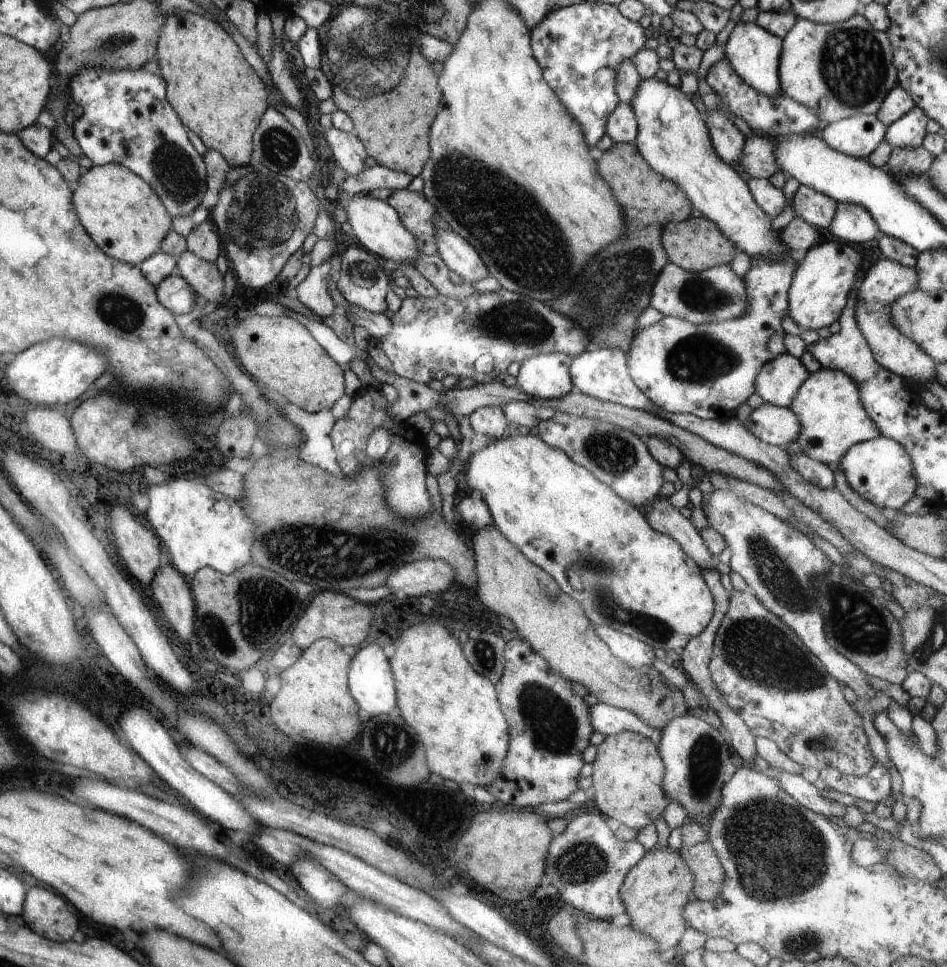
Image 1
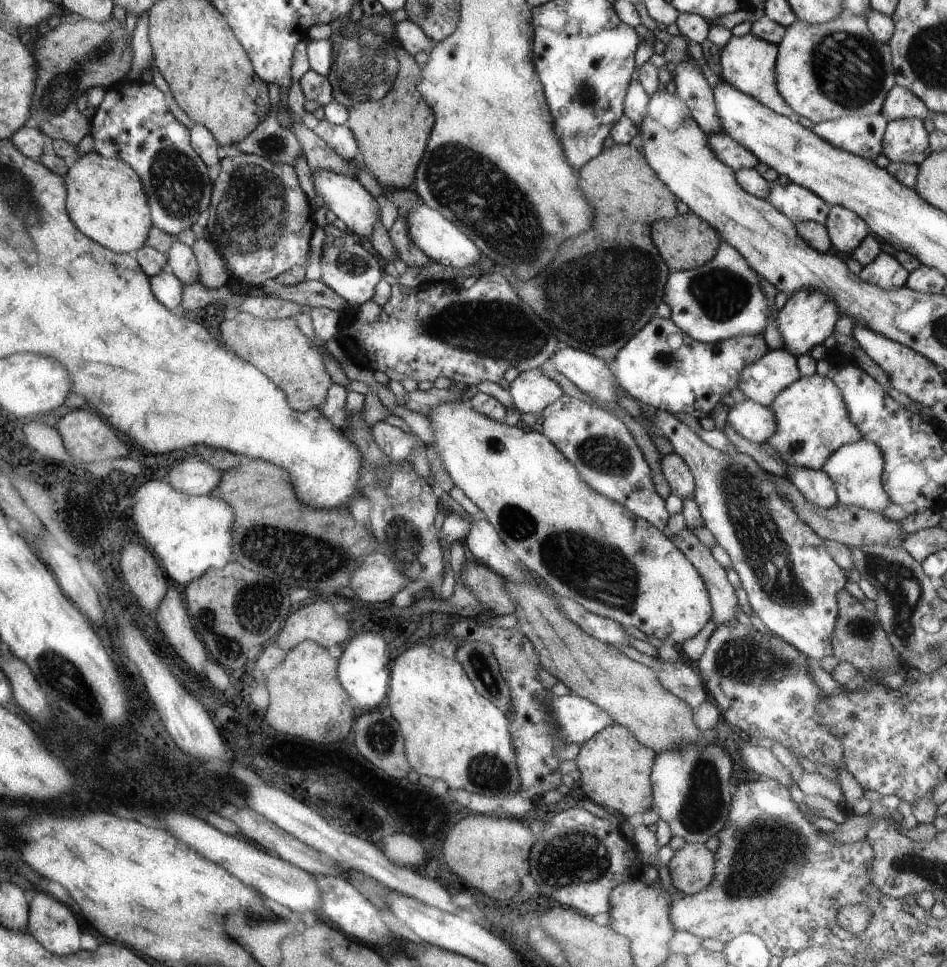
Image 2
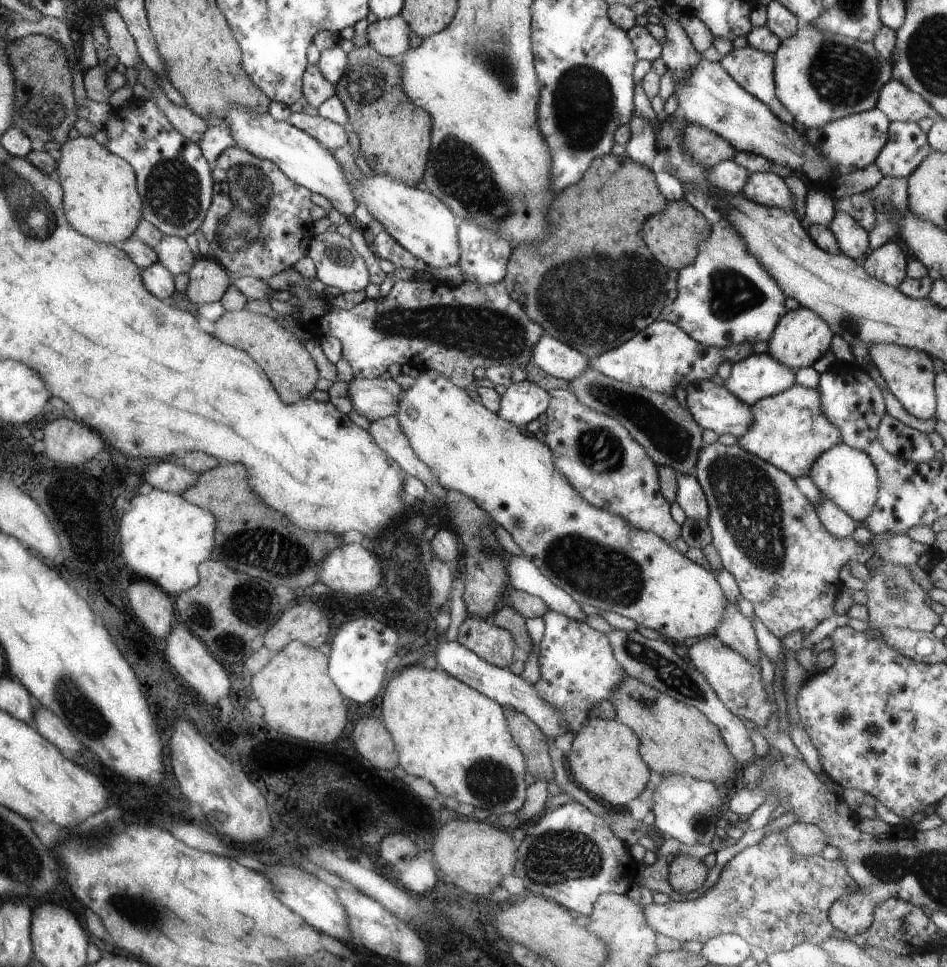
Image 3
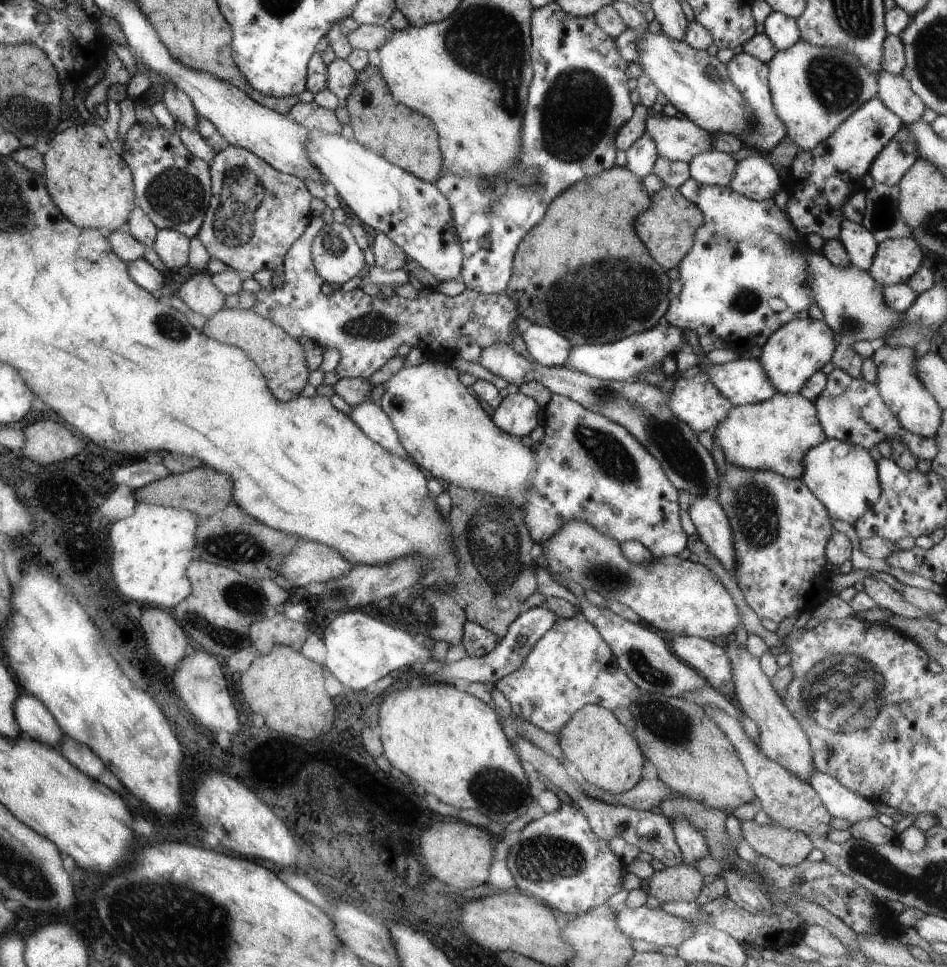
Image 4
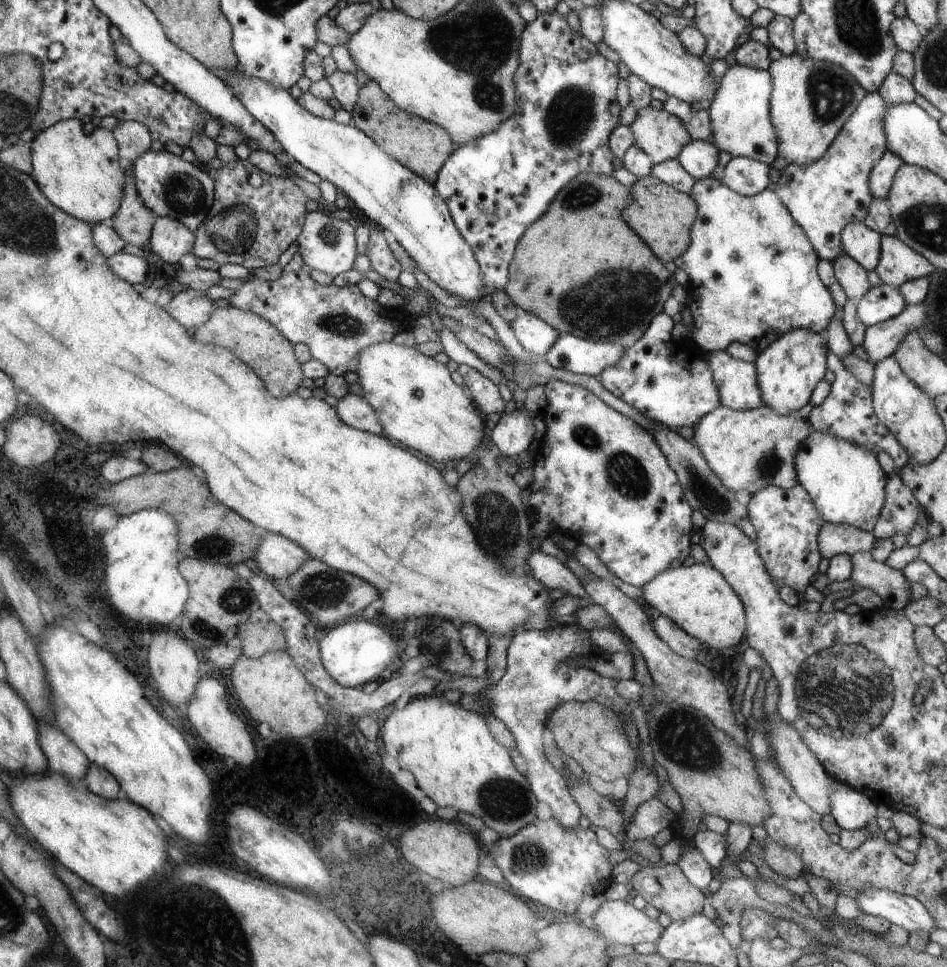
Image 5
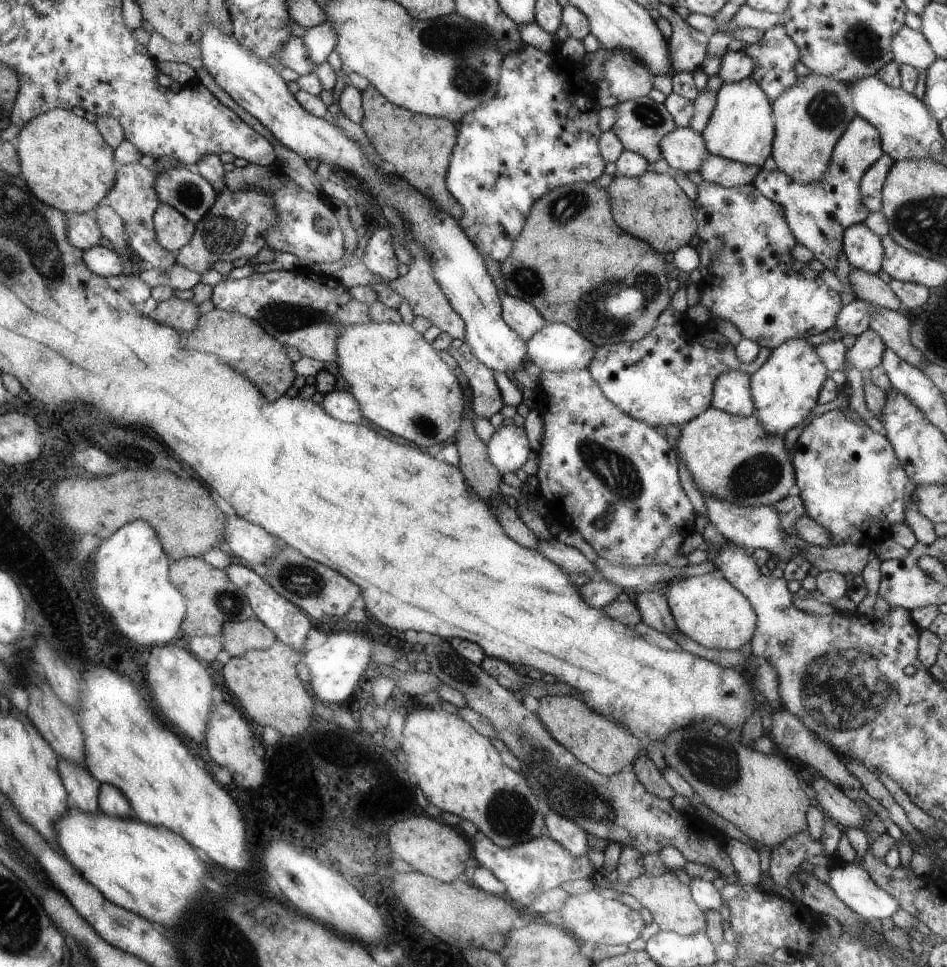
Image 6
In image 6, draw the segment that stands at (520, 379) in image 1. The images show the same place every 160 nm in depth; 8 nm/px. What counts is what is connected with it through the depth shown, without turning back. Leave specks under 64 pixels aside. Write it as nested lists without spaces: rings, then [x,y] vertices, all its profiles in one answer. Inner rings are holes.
[[[507,421],[503,426],[496,428],[487,443],[487,451],[491,463],[502,474],[520,474],[531,448],[524,427]]]

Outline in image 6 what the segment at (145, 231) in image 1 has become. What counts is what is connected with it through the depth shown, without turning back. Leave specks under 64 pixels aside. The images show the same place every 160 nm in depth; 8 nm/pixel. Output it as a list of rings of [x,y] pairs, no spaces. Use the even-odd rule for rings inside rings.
[[[52,109],[43,115],[38,115],[30,123],[25,124],[14,140],[20,159],[21,174],[27,181],[28,189],[43,201],[60,209],[68,216],[82,213],[94,214],[95,208],[102,204],[108,192],[115,186],[116,168],[112,158],[112,148],[104,144],[94,123],[86,118],[80,118],[80,112],[66,109]]]

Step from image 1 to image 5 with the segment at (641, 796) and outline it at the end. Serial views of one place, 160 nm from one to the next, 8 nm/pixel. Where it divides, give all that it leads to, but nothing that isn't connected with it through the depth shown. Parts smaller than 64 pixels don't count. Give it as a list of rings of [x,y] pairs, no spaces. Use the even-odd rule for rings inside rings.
[[[594,701],[560,703],[548,717],[546,728],[554,734],[558,750],[576,760],[582,770],[593,781],[606,780],[612,782],[616,778],[626,778],[628,780],[633,777],[633,772],[637,769],[637,752],[625,733],[621,718],[609,708],[603,707]]]

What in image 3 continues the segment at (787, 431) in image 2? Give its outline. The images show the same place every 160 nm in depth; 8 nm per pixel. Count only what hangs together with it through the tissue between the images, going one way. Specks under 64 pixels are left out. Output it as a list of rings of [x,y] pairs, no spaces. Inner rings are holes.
[[[795,384],[784,392],[761,398],[751,406],[751,411],[753,414],[752,424],[746,433],[738,437],[738,445],[745,448],[751,455],[777,466],[791,477],[809,476],[814,461],[829,448],[843,442],[838,428],[825,417],[821,405],[820,388],[808,388]]]

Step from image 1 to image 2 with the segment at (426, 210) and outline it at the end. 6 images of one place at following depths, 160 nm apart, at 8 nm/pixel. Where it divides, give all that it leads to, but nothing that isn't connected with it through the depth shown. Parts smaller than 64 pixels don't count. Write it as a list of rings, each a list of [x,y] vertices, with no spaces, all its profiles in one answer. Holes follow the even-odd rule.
[[[398,208],[399,217],[396,218],[390,232],[390,238],[397,250],[397,257],[400,257],[407,266],[424,266],[430,262],[426,253],[416,246],[410,238],[407,216]]]

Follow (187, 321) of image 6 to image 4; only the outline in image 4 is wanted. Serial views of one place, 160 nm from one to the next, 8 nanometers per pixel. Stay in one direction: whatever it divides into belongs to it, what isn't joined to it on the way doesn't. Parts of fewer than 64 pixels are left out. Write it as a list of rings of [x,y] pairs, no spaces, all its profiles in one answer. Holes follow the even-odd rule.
[[[198,271],[186,280],[177,296],[197,314],[210,318],[225,308],[225,295],[212,284],[210,272]]]

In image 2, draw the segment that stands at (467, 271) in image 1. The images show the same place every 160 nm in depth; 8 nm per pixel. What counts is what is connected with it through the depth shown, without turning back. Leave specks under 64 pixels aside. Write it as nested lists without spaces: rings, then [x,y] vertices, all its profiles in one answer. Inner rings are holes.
[[[426,203],[420,207],[406,211],[402,208],[402,213],[407,216],[410,238],[428,256],[429,260],[436,260],[444,266],[452,268],[464,268],[464,266],[474,266],[481,260],[481,252],[478,245],[464,231],[460,230],[452,221],[449,221],[441,212],[430,208]]]

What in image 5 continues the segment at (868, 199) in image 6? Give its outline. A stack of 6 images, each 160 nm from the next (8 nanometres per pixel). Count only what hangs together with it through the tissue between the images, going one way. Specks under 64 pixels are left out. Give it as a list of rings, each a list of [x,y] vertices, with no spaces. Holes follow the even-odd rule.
[[[888,150],[876,161],[869,174],[869,187],[873,197],[884,199],[888,196],[896,172],[905,162]]]

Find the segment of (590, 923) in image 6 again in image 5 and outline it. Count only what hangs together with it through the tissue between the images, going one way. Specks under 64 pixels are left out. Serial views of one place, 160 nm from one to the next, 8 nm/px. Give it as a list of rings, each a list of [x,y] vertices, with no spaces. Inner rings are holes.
[[[627,900],[606,901],[592,918],[593,930],[612,944],[656,943],[665,929]]]

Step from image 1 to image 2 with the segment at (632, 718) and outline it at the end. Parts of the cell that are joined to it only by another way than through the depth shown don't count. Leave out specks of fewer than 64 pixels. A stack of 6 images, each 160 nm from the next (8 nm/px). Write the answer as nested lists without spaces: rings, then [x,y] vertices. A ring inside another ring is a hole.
[[[578,695],[552,696],[548,701],[553,708],[553,717],[559,724],[561,739],[582,745],[596,733],[616,724],[597,704]]]

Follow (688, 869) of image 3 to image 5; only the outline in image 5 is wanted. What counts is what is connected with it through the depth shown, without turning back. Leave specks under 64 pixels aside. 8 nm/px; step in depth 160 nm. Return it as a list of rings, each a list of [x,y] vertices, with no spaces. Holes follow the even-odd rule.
[[[677,864],[656,865],[656,867],[642,867],[632,876],[628,883],[634,895],[640,894],[650,904],[670,916],[672,921],[683,921],[703,910],[706,896],[684,876]]]

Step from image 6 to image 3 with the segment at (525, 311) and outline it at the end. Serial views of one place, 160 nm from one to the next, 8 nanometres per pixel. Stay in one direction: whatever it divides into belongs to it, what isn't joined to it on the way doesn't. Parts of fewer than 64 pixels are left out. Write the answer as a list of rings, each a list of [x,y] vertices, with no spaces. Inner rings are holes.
[[[544,332],[534,345],[532,365],[565,383],[576,380],[589,367],[589,358]]]

